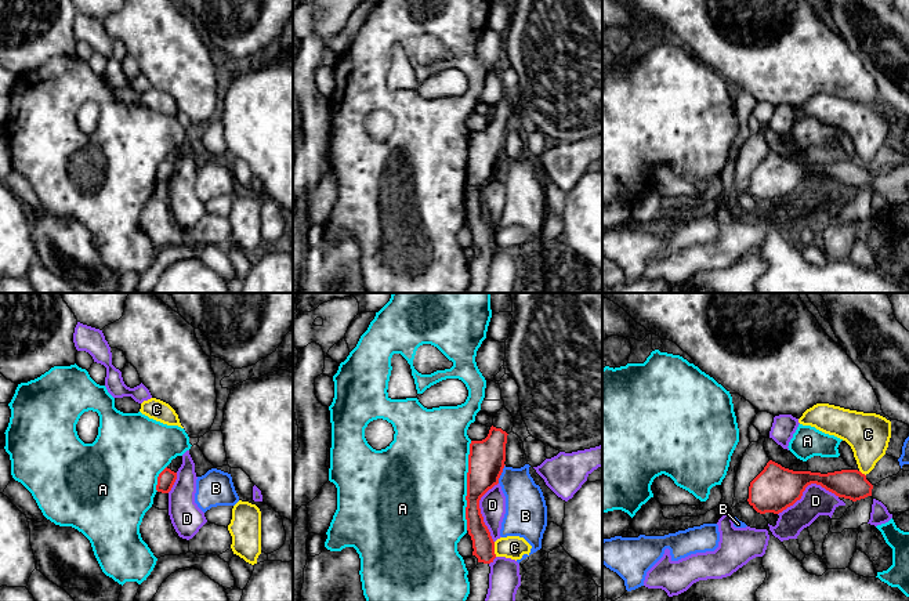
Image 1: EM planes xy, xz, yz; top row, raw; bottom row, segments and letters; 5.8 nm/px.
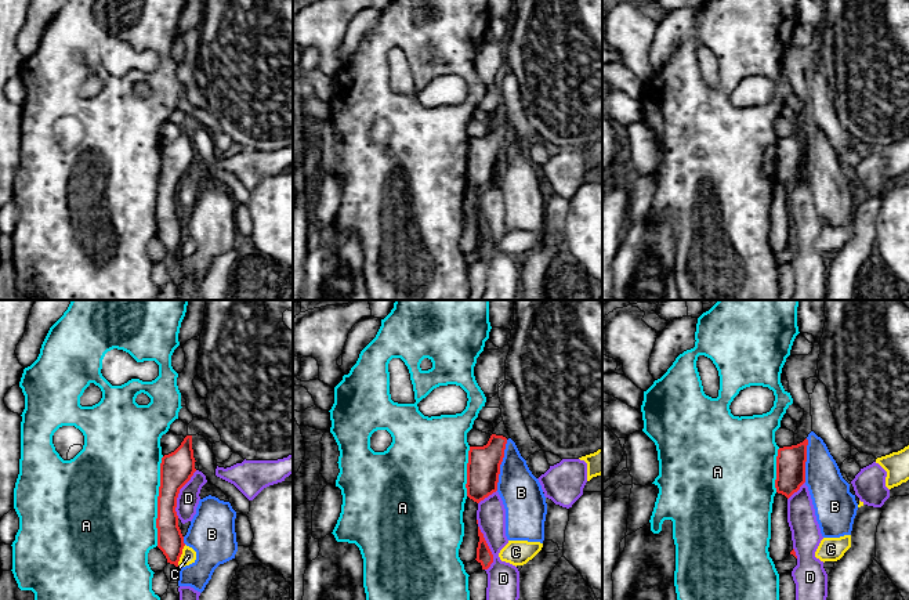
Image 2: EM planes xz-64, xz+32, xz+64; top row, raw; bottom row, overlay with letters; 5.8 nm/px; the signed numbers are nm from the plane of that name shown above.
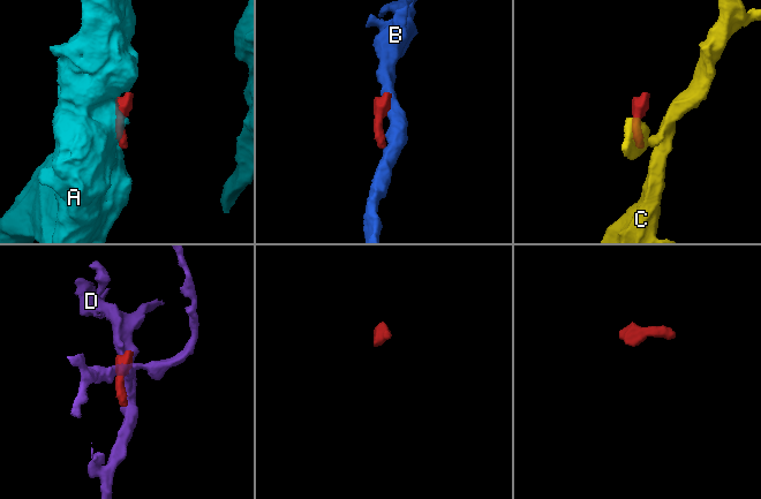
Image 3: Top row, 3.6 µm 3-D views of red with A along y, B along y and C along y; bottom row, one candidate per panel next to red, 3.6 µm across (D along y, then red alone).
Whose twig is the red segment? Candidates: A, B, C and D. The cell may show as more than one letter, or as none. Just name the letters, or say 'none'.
none

